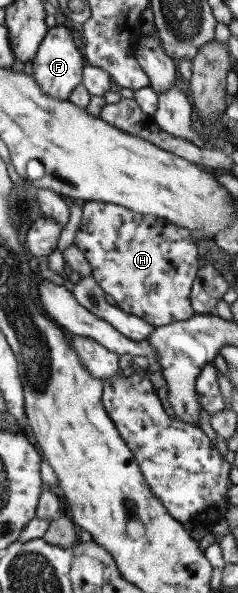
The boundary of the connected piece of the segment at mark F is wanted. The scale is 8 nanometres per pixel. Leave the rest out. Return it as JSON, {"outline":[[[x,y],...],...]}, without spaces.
{"outline":[[[60,22],[52,27],[39,49],[37,59],[32,61],[33,73],[49,96],[57,100],[69,101],[73,91],[82,84],[85,76],[84,56],[76,46],[74,34]]]}

